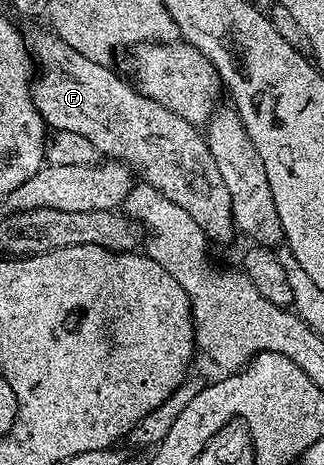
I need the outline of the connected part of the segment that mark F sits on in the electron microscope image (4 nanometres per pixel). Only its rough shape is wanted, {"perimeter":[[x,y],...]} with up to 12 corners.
{"perimeter":[[27,29],[31,98],[235,237],[205,135],[53,30]]}

